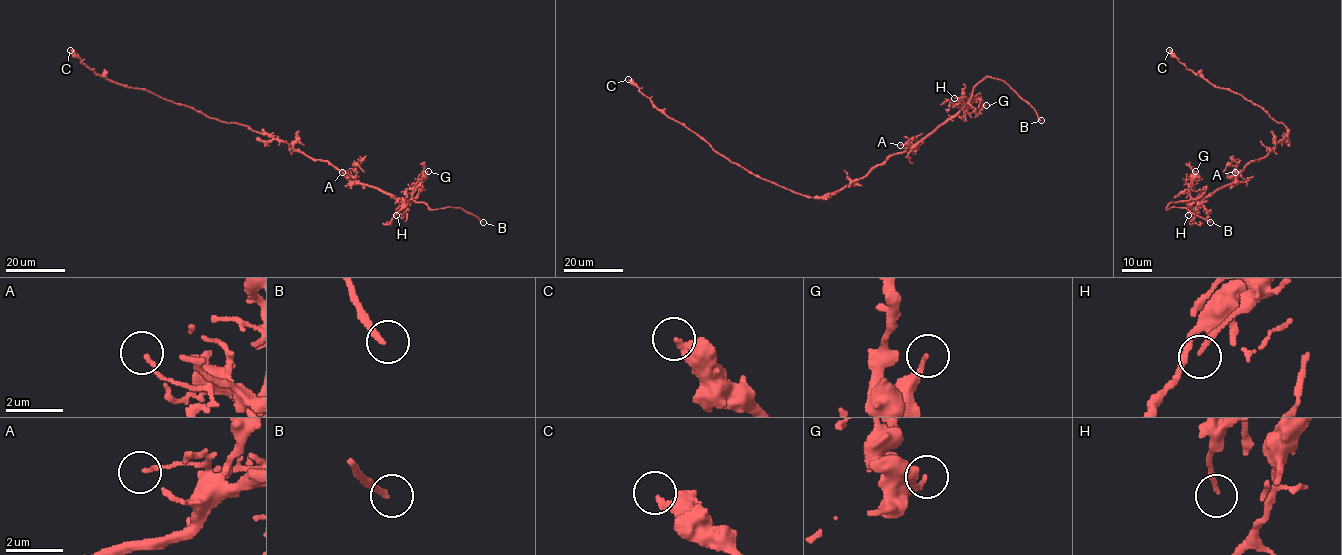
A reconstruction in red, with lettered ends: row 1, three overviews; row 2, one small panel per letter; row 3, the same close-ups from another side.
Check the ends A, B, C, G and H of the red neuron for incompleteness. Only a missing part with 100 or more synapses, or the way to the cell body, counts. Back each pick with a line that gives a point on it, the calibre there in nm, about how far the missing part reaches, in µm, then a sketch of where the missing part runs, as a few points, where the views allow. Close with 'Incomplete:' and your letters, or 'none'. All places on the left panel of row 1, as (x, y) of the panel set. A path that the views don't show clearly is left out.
B: Place: (483, 222). Thickness 200 nm. Missing length about 6 µm
Incomplete: B

